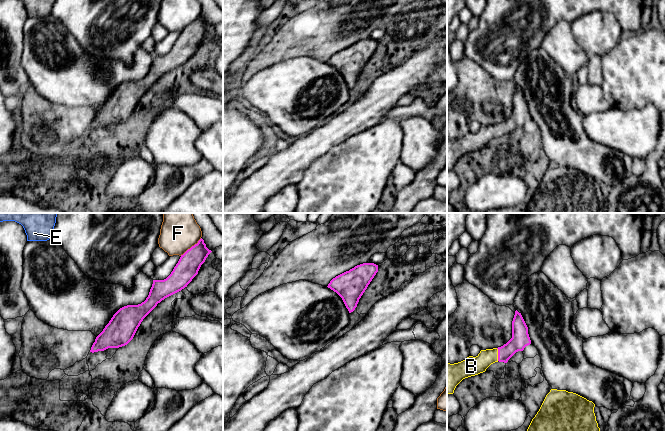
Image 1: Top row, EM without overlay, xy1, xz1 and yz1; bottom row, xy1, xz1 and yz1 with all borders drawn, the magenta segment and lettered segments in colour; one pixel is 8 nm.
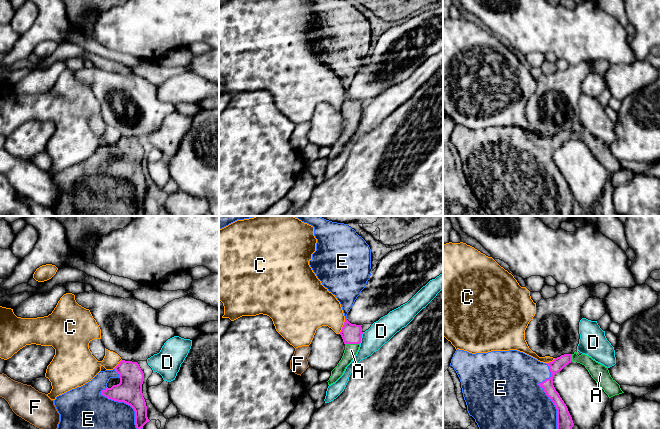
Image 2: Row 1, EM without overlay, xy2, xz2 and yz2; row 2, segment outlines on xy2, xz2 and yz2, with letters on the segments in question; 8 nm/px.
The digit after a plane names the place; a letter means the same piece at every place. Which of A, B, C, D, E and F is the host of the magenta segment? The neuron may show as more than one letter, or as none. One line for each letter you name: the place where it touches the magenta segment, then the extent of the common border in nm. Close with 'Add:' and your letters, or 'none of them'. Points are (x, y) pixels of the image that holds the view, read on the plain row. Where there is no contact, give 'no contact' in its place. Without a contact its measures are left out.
A: xz2 (352, 119) | 120 nm
B: yz1 (498, 130) | 110 nm
E: yz2 (549, 174) | 600 nm
Add: A, B, E

